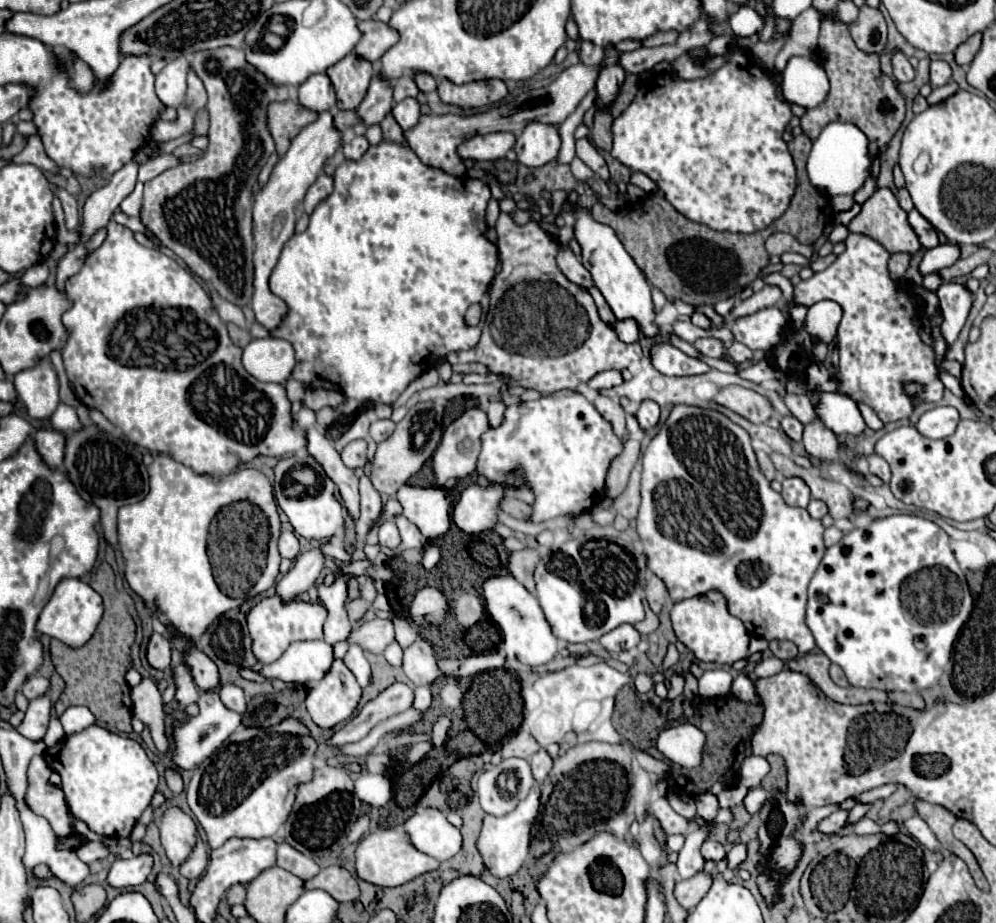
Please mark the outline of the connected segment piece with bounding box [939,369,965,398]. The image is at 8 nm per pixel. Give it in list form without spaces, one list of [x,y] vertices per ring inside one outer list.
[[[941,369],[940,371],[939,378],[941,379],[945,388],[949,389],[954,395],[961,398],[965,396],[960,379],[949,375],[949,373],[947,373],[947,371],[943,369]]]

